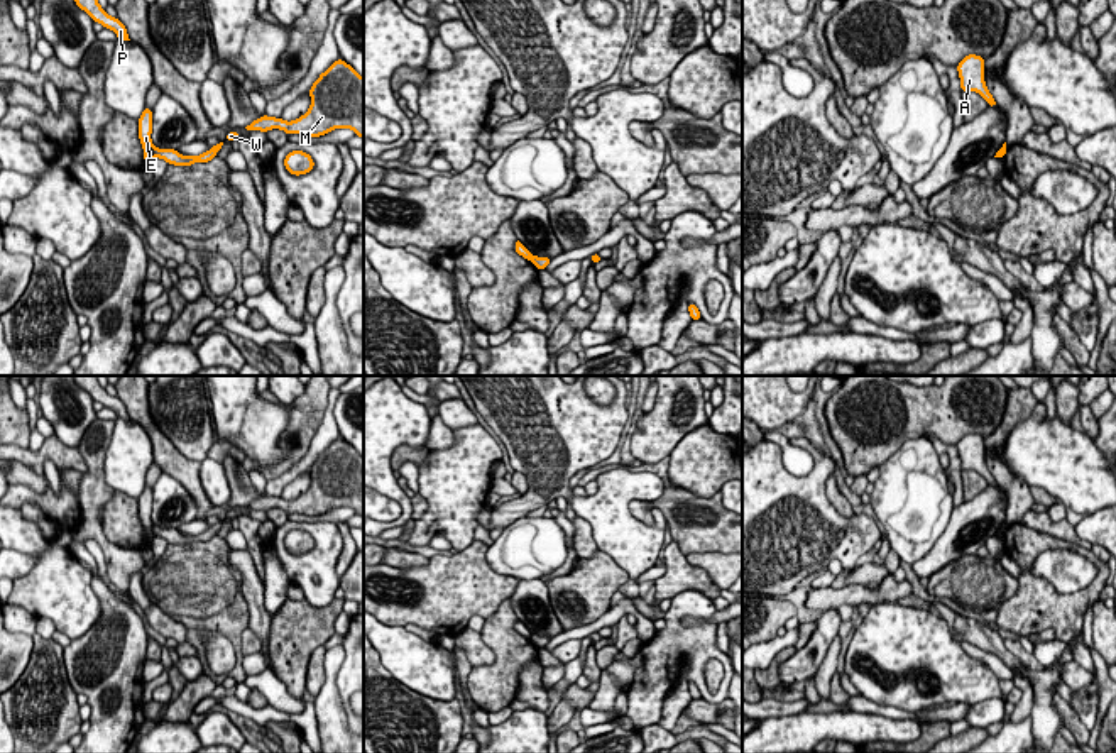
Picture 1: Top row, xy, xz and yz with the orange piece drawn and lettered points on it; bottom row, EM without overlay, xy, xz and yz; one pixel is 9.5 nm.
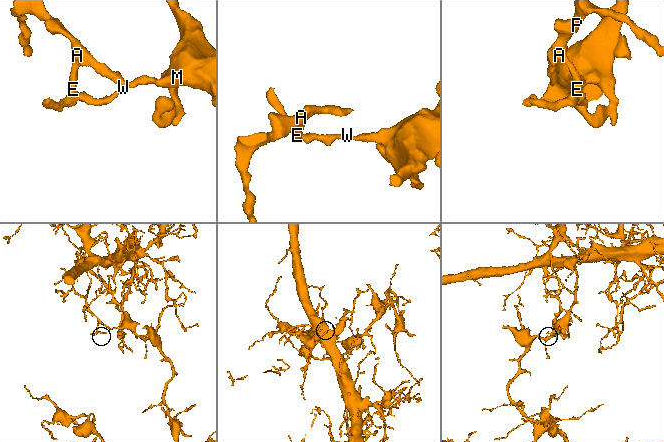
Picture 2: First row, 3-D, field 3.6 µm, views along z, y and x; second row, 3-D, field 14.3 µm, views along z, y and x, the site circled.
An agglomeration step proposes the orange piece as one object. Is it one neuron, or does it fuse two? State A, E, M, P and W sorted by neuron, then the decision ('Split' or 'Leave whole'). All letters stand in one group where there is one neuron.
Groups: A E P / M W. Split

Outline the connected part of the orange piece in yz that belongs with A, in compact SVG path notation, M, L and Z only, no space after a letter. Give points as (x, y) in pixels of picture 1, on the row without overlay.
M969 433L957 443L960 469L962 470L977 470L989 486L998 486L996 479L989 472L984 462L984 437Z

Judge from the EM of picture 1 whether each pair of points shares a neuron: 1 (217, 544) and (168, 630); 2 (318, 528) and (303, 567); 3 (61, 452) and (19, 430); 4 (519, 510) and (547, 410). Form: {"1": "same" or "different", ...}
{"1": "different", "2": "same", "3": "different", "4": "same"}

